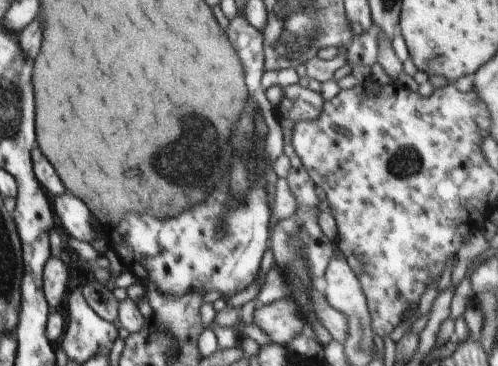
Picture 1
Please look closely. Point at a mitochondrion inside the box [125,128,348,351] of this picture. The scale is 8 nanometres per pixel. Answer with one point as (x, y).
(287, 242)

